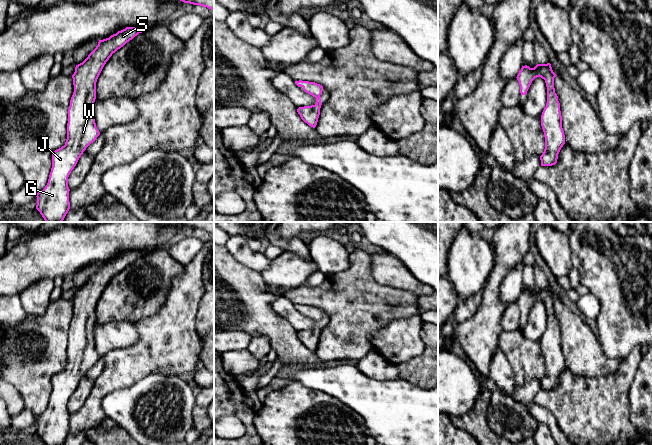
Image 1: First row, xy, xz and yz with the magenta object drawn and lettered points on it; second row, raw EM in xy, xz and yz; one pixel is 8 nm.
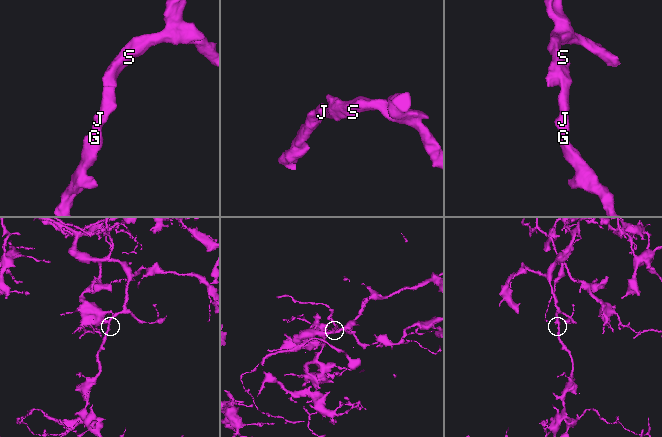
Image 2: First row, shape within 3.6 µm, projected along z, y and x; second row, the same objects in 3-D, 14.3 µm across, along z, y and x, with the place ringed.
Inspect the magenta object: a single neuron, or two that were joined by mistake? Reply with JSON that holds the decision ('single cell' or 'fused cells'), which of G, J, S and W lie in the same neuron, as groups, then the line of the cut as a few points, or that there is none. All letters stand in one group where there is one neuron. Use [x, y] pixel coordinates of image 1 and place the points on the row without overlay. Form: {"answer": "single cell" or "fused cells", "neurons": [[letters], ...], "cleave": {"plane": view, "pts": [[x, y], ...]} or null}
{"answer": "single cell", "neurons": [["G", "J", "S", "W"]], "cleave": null}

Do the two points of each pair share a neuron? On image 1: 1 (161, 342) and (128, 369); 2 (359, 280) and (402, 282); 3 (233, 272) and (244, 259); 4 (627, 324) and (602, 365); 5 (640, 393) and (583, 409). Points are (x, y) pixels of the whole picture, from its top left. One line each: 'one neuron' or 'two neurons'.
1: one neuron
2: two neurons
3: two neurons
4: two neurons
5: two neurons

